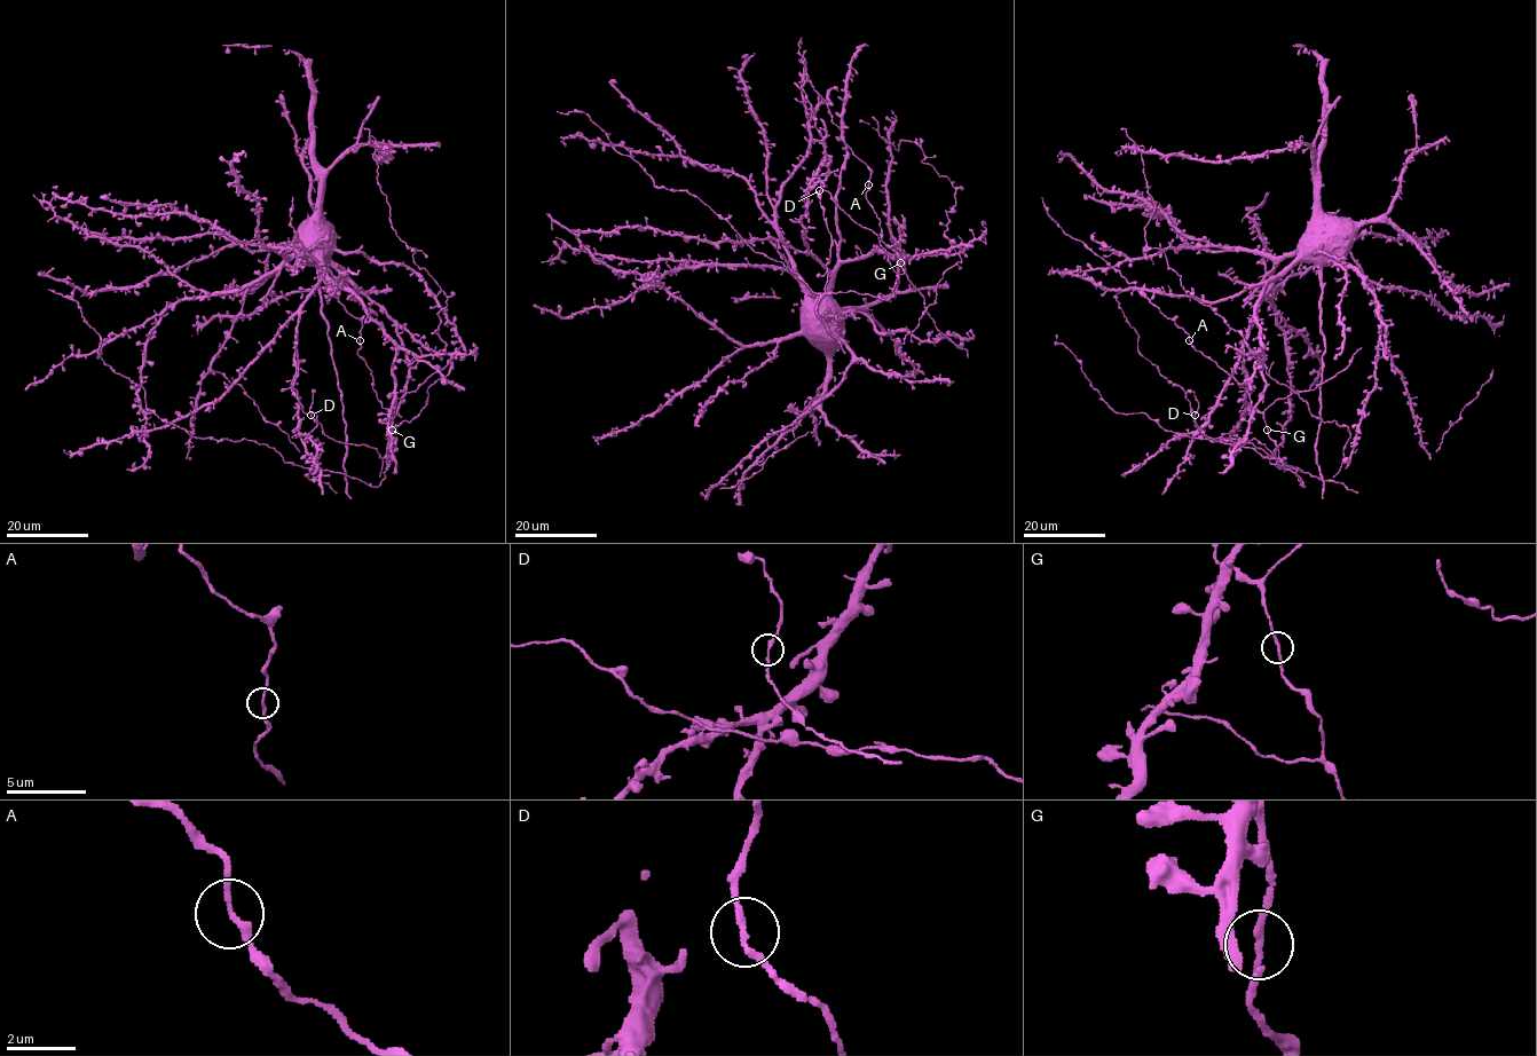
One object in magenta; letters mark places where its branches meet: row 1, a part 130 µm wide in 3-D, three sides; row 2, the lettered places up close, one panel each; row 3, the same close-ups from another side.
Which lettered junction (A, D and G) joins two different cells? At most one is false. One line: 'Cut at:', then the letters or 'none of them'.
Cut at: none of them

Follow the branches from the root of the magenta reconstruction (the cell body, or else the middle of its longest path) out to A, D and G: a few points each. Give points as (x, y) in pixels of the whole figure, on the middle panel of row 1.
A: (830, 312), (830, 285), (837, 265), (840, 239), (836, 194), (846, 146), (869, 170), (867, 184)
D: (830, 312), (833, 276), (844, 261), (873, 251), (904, 258), (899, 251), (897, 274), (879, 237), (819, 190)
G: (830, 312), (833, 276), (844, 261), (856, 260), (873, 251), (899, 254), (903, 261), (899, 251), (900, 262)

